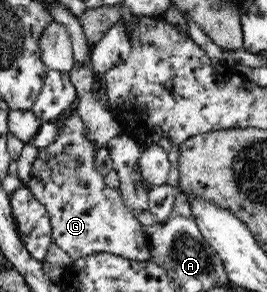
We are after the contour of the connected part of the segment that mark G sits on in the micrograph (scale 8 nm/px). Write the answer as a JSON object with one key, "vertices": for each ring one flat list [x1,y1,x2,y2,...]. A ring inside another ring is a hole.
{"vertices":[[75,107,62,117,61,124,63,129,59,130,57,141,53,142,51,147,40,150,33,162,29,179,25,181,25,186,46,208,50,216,52,238,55,244,67,252,72,261,95,252,115,254,129,260,149,261,150,247,143,234,143,226,125,206,119,189,107,187,103,182,103,174,96,171,94,154,99,149,87,141,84,124]]}

